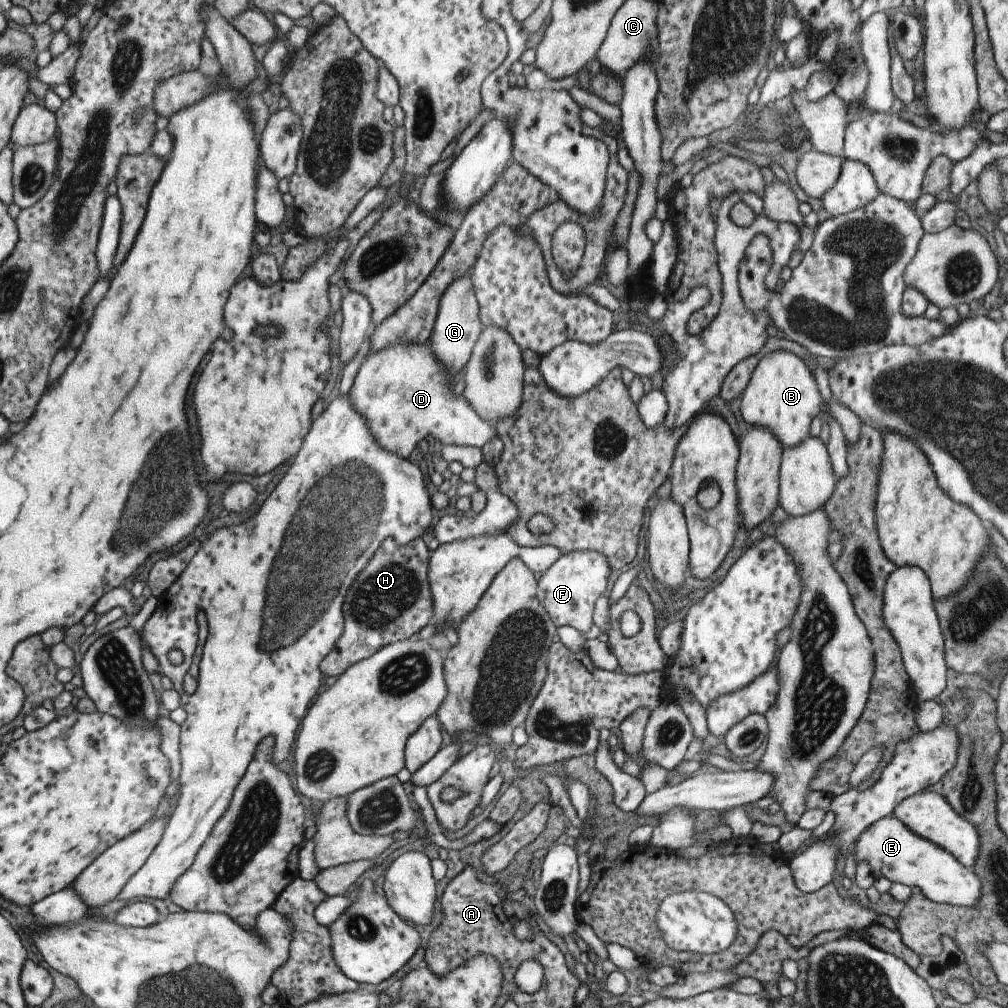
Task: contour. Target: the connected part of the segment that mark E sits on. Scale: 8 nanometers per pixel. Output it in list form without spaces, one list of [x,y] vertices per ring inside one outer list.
[[[893,815],[880,818],[862,830],[851,856],[855,866],[859,862],[869,866],[873,879],[883,877],[890,883],[918,888],[933,903],[959,908],[970,907],[980,899],[980,882],[971,868],[959,864],[945,849],[910,831]]]

